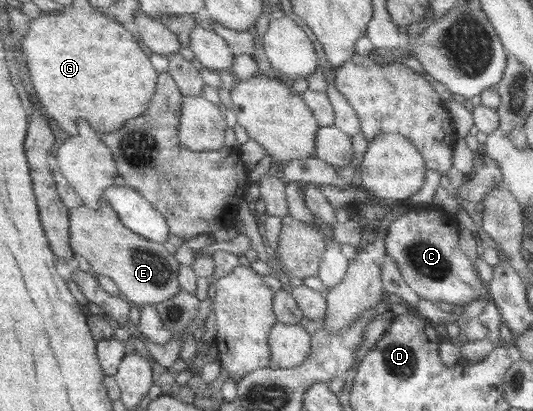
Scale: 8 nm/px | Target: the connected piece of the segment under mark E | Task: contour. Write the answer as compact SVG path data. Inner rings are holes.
M104 201L99 209L85 205L70 208L74 253L83 256L95 273L109 277L117 285L120 295L133 305L143 307L173 299L182 290L176 255L169 253L161 243L129 229L113 206Z

